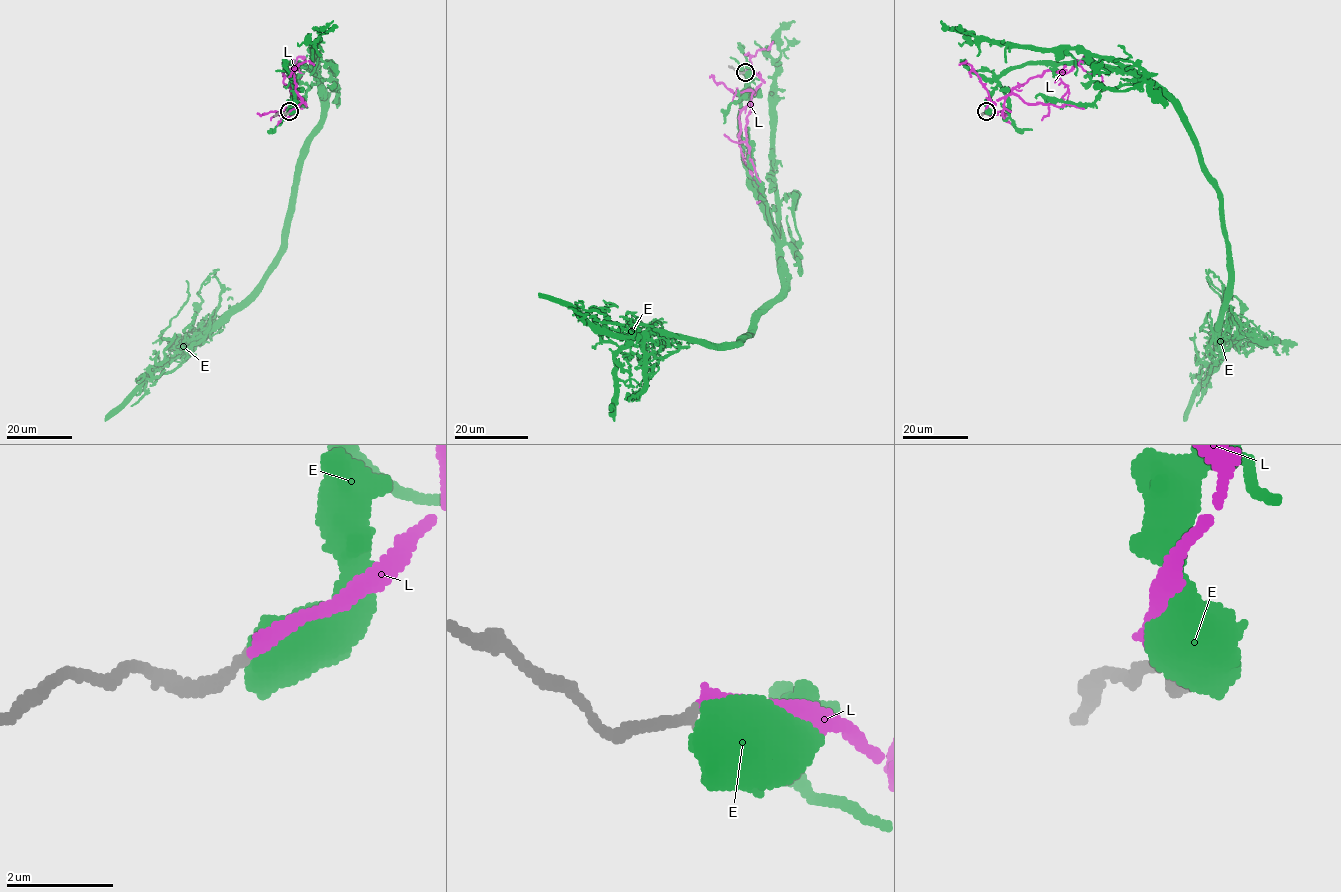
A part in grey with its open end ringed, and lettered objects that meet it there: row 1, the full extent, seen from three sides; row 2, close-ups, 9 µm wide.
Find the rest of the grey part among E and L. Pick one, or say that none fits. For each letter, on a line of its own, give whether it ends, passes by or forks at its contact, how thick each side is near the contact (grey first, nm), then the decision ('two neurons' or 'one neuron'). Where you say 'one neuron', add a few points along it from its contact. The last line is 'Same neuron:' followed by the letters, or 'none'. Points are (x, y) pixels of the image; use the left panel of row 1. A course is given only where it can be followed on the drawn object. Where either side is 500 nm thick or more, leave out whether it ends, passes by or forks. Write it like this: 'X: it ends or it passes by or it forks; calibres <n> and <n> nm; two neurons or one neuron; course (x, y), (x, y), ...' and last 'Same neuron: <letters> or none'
E: calibres 220 and 800 nm; two neurons
L: it ends; calibres 200 and 260 nm; one neuron; course (289, 112), (304, 102), (284, 83), (284, 70), (292, 73), (295, 65), (303, 73), (299, 81)
Same neuron: L

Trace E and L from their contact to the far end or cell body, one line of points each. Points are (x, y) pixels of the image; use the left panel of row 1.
E: (289, 112), (295, 107), (295, 94), (284, 63), (296, 62), (309, 67), (315, 74), (322, 92)
L: (289, 112), (304, 102), (284, 83), (284, 70), (292, 73), (295, 65), (303, 73), (299, 81)

